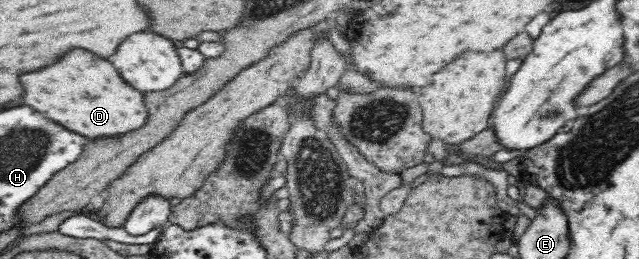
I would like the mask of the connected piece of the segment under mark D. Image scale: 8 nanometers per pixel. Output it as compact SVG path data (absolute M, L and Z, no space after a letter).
M73 50L73 54L65 54L53 66L23 74L21 84L25 86L23 104L90 140L131 133L143 126L148 117L144 93L127 84L111 62L87 50Z

